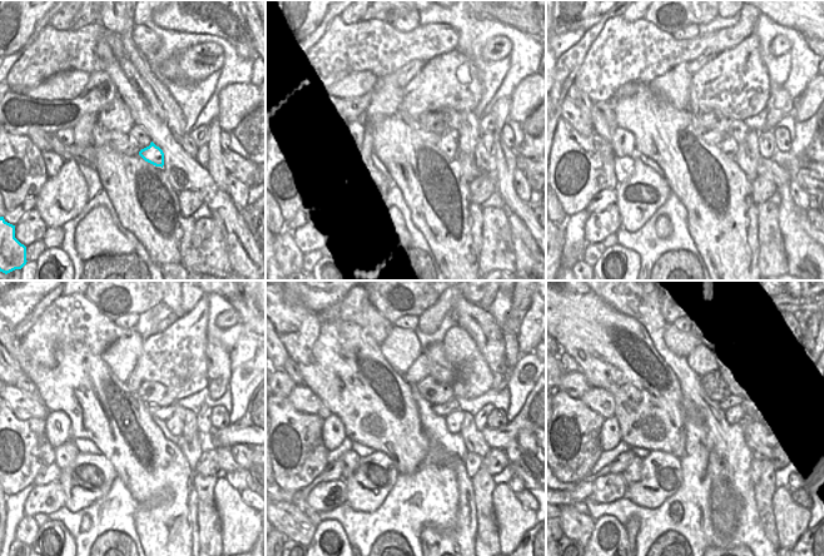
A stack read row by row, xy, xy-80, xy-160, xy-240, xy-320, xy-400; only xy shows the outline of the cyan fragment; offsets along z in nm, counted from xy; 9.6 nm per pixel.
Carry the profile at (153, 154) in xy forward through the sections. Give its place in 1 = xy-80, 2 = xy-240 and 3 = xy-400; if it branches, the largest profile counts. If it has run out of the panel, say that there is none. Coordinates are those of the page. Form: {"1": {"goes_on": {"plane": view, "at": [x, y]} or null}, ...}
{"1": {"goes_on": {"plane": "xy-80", "at": [446, 147]}}, "2": {"goes_on": {"plane": "xy-240", "at": [173, 423]}}, "3": {"goes_on": {"plane": "xy-400", "at": [735, 415]}}}

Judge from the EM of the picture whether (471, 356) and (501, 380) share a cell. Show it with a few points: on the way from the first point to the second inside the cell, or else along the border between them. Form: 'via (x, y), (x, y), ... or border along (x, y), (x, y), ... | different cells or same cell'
border along (495, 375), (490, 387) | different cells

